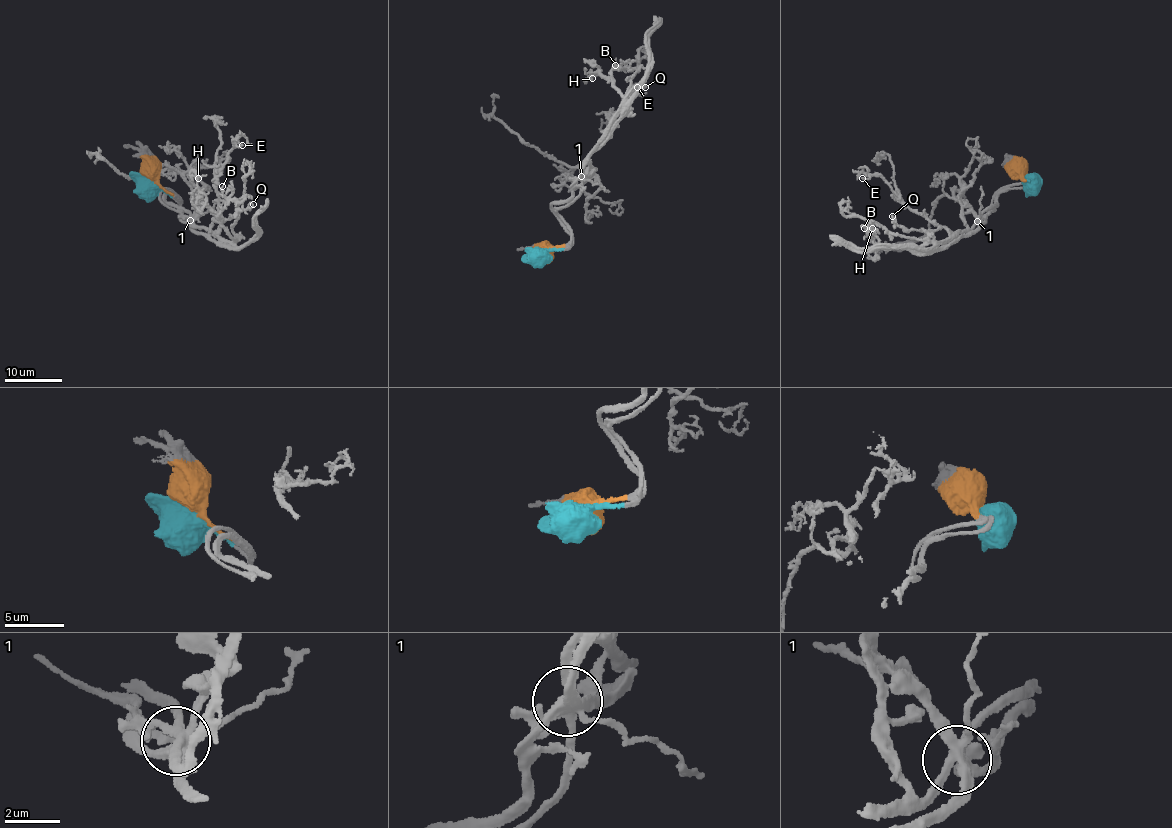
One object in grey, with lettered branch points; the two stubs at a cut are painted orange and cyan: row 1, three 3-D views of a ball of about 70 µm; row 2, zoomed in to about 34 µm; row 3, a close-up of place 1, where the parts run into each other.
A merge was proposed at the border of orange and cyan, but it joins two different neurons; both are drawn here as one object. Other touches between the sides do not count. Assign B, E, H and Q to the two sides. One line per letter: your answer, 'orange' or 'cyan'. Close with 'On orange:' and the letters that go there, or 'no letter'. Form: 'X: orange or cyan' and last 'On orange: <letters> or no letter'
B: cyan
E: orange
H: cyan
Q: orange
On orange: E, Q

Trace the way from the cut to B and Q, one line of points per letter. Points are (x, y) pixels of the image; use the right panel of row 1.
B: (1022, 176), (1029, 184), (1000, 193), (996, 205), (972, 227), (937, 241), (884, 249), (875, 234), (864, 228)
Q: (1022, 176), (1000, 188), (978, 229), (959, 236), (942, 227), (904, 229), (892, 216)

